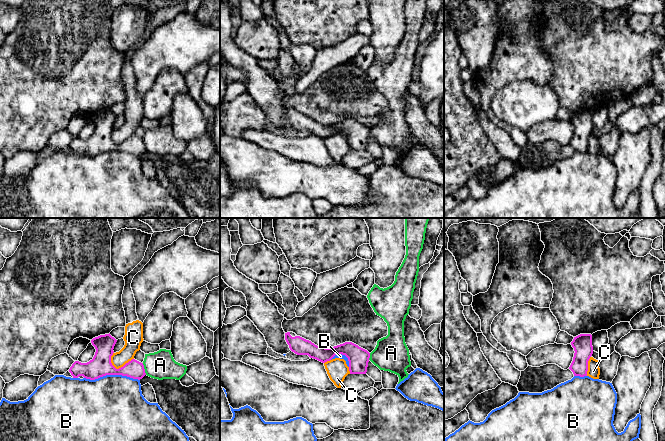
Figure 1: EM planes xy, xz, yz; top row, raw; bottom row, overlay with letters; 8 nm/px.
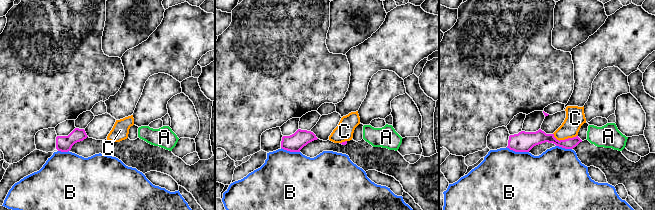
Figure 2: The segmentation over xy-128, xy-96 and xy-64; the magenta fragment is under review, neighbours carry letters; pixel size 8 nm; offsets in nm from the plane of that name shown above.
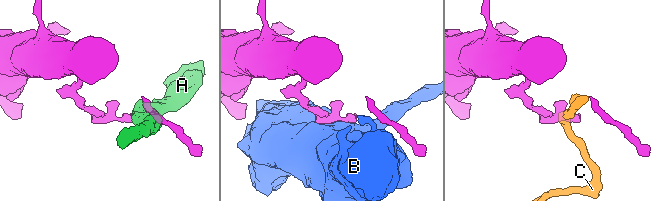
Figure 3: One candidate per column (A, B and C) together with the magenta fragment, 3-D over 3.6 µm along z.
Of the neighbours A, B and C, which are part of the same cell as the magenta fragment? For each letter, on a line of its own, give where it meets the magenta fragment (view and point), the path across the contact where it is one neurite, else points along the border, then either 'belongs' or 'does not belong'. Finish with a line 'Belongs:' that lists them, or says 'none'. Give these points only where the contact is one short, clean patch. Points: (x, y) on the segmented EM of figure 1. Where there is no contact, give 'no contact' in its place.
A: meets magenta in xy at (144, 369); does not belong
B: meets magenta in xy at (112, 374); does not belong
C: meets magenta in xy at (121, 367); border along xy (133, 358), (118, 368), (110, 362); does not belong
Belongs: none

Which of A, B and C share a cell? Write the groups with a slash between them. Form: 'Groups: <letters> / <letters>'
Groups: A / B / C

